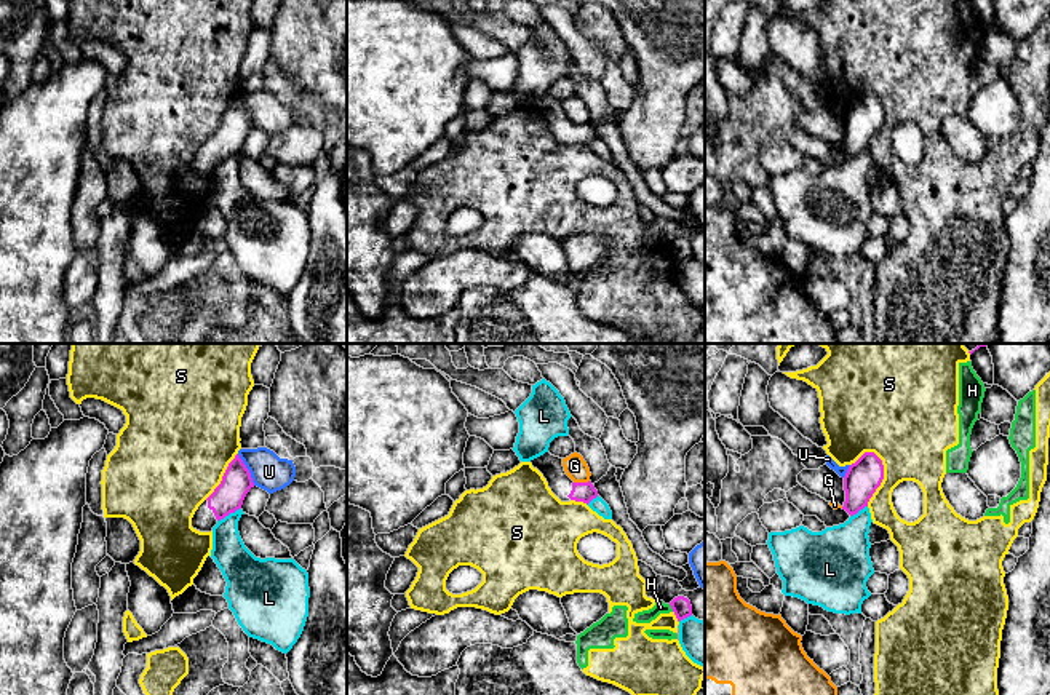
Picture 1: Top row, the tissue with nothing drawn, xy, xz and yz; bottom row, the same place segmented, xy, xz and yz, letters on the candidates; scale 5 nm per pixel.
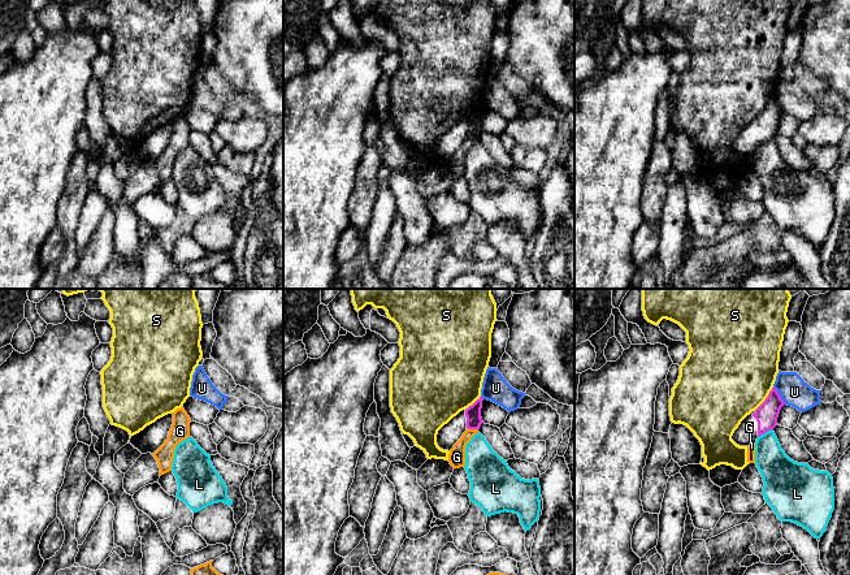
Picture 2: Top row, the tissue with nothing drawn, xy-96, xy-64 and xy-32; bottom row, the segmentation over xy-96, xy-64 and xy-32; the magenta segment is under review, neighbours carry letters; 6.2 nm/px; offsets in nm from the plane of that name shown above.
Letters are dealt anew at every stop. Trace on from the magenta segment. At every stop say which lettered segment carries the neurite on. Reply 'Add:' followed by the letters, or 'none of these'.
Add: none of these

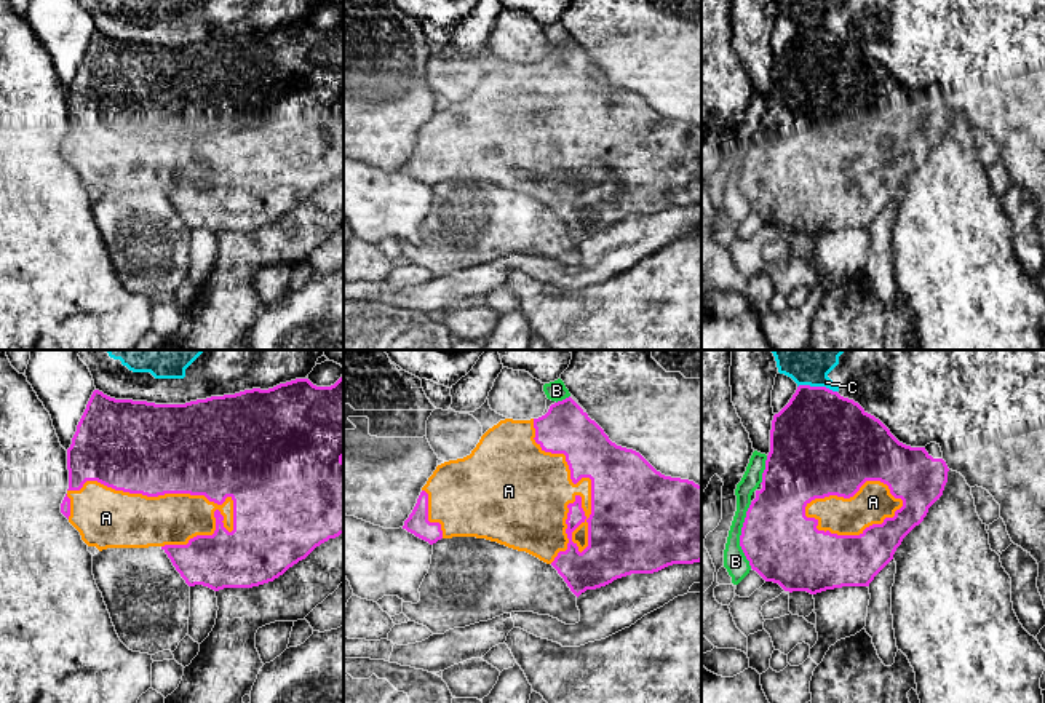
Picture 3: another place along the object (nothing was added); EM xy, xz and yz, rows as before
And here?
Add: A

